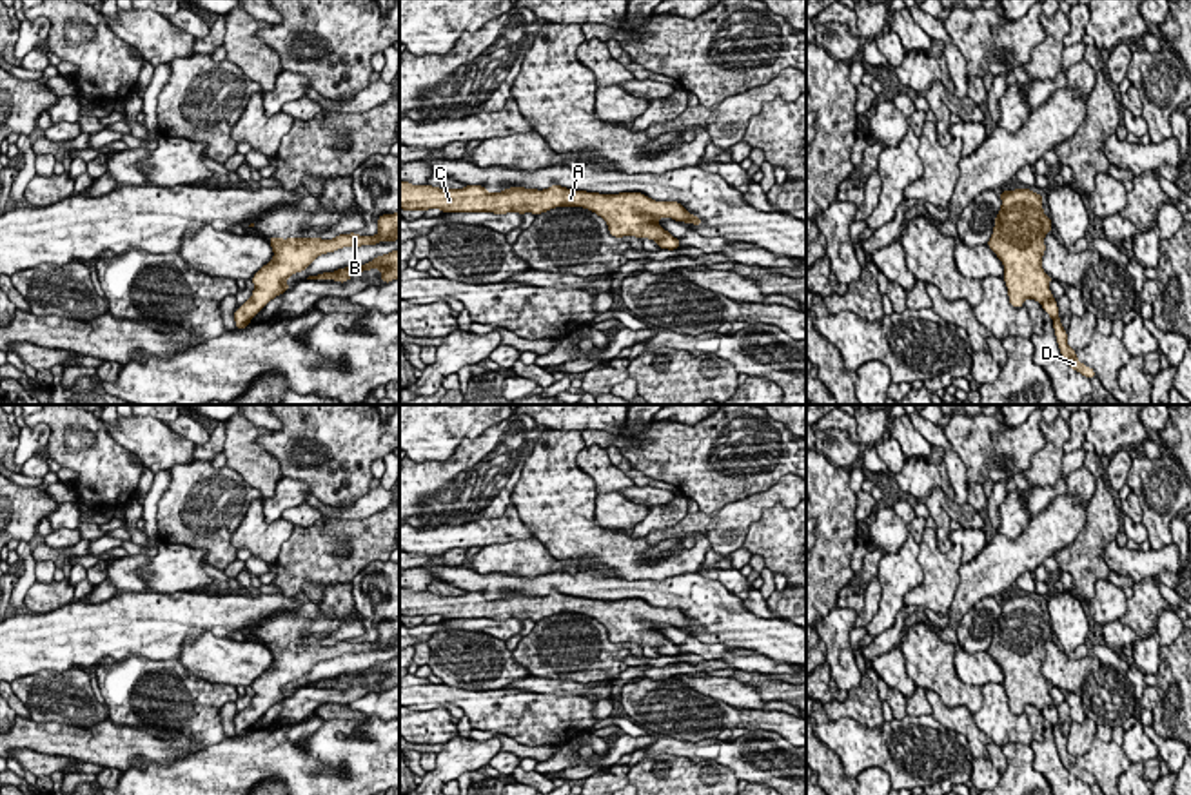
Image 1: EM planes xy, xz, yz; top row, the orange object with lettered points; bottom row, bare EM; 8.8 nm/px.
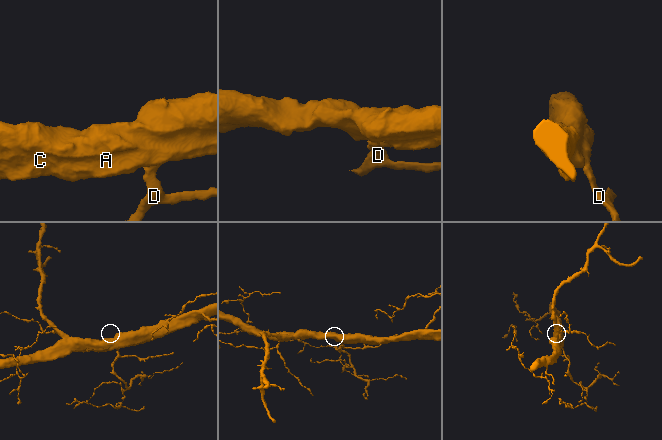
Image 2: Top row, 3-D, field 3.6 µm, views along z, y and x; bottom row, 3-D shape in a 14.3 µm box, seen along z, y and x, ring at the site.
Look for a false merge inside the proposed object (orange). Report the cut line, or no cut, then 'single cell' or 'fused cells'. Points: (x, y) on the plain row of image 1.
no cut | single cell

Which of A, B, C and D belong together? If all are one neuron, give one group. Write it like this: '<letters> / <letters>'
A B C D

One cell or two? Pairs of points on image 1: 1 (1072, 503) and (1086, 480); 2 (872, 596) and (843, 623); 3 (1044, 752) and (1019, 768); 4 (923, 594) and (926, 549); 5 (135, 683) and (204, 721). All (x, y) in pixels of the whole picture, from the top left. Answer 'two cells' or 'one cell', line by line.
1: one cell
2: two cells
3: two cells
4: one cell
5: one cell

